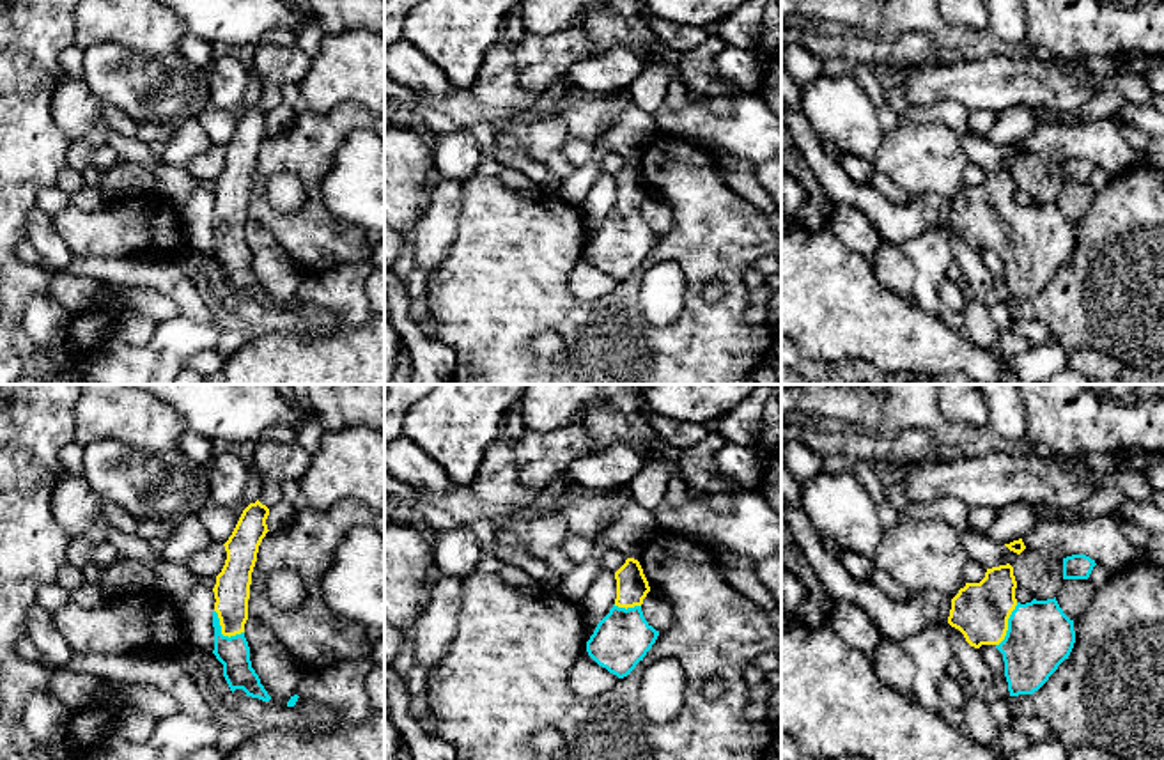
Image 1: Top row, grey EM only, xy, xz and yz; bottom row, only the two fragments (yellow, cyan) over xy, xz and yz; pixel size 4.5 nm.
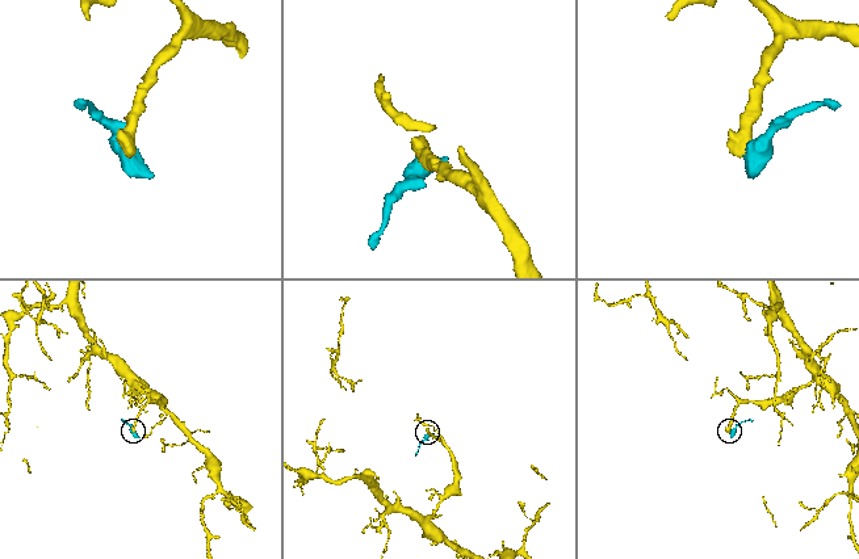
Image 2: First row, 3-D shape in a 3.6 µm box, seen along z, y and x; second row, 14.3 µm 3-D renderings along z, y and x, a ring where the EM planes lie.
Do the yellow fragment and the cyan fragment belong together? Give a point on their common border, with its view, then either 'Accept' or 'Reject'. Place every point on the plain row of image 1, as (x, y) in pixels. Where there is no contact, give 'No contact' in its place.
Touches yellow at xy (222, 236). Accept

